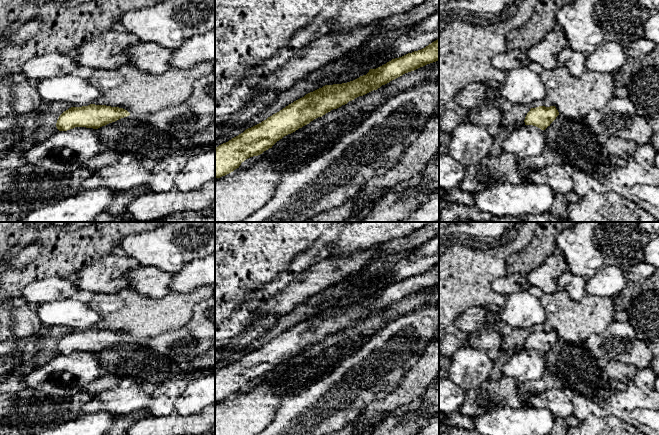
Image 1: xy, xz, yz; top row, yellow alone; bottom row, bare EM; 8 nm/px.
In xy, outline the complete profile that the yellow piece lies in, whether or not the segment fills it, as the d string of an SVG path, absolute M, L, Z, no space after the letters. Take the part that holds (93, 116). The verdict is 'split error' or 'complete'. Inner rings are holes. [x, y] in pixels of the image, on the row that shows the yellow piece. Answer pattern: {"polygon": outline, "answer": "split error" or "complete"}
{"polygon": "M106 105L71 107L59 116L56 127L59 131L75 127L98 129L129 115L130 113L123 108Z", "answer": "complete"}

